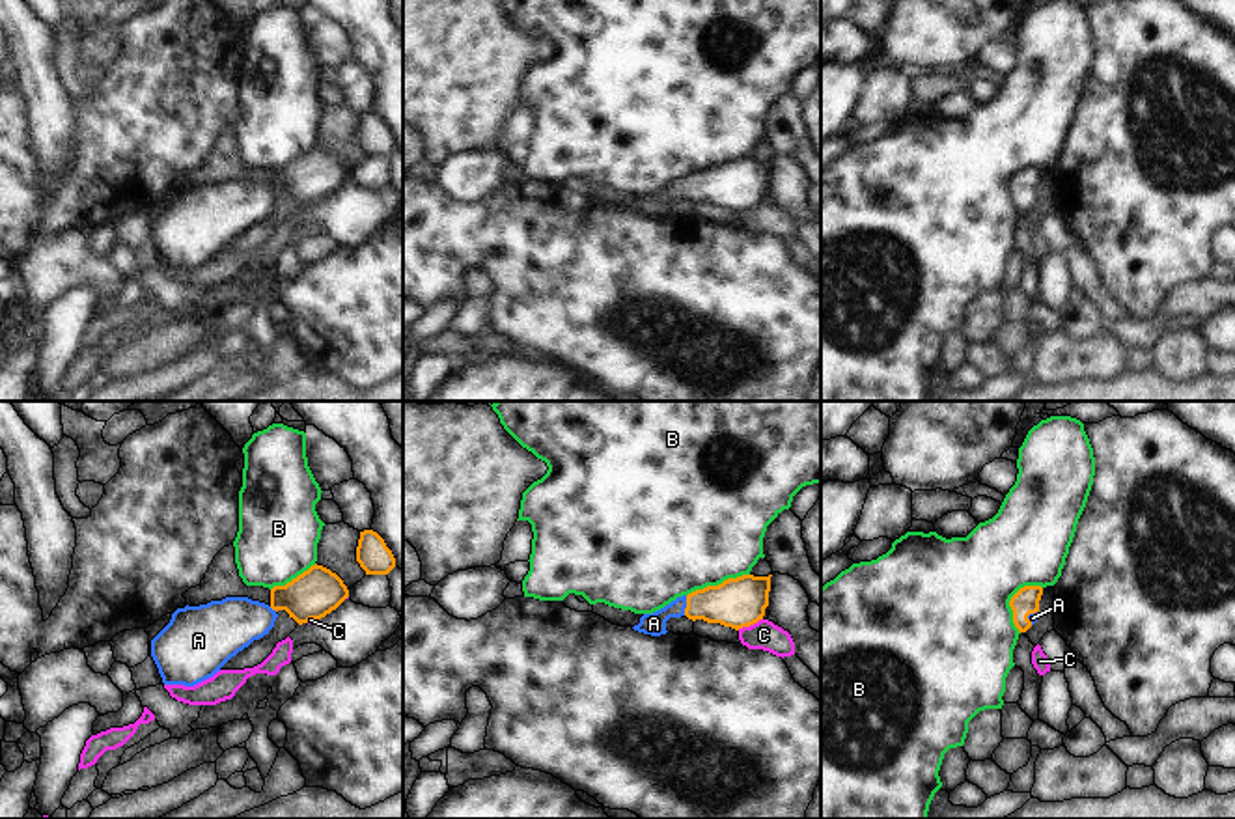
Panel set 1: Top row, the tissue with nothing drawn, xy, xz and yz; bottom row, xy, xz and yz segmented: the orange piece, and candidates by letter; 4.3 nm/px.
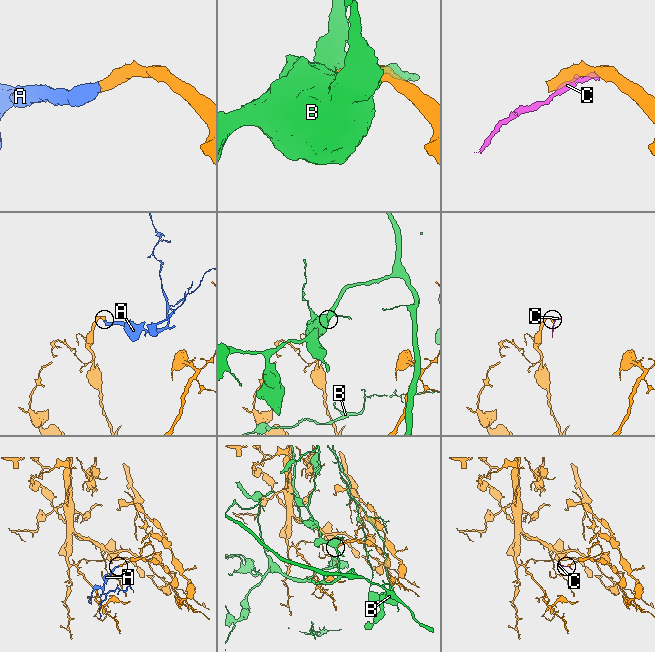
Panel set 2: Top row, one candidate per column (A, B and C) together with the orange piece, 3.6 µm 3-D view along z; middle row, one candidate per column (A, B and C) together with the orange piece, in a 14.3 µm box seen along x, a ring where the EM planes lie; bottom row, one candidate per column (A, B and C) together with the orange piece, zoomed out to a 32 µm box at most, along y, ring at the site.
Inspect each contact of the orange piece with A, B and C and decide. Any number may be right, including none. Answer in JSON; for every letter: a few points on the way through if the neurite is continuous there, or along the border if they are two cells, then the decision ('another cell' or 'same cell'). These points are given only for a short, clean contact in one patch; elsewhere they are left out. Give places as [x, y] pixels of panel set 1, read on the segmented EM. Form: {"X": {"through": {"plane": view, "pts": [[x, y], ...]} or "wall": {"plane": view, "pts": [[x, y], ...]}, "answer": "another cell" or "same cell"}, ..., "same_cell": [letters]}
{"A": {"through": {"plane": "xz", "pts": [[741, 601], [687, 605], [668, 610], [653, 624]]}, "answer": "same cell"}, "B": {"answer": "another cell"}, "C": {"wall": {"plane": "xz", "pts": [[762, 618], [737, 629]]}, "answer": "another cell"}, "same_cell": ["A"]}

